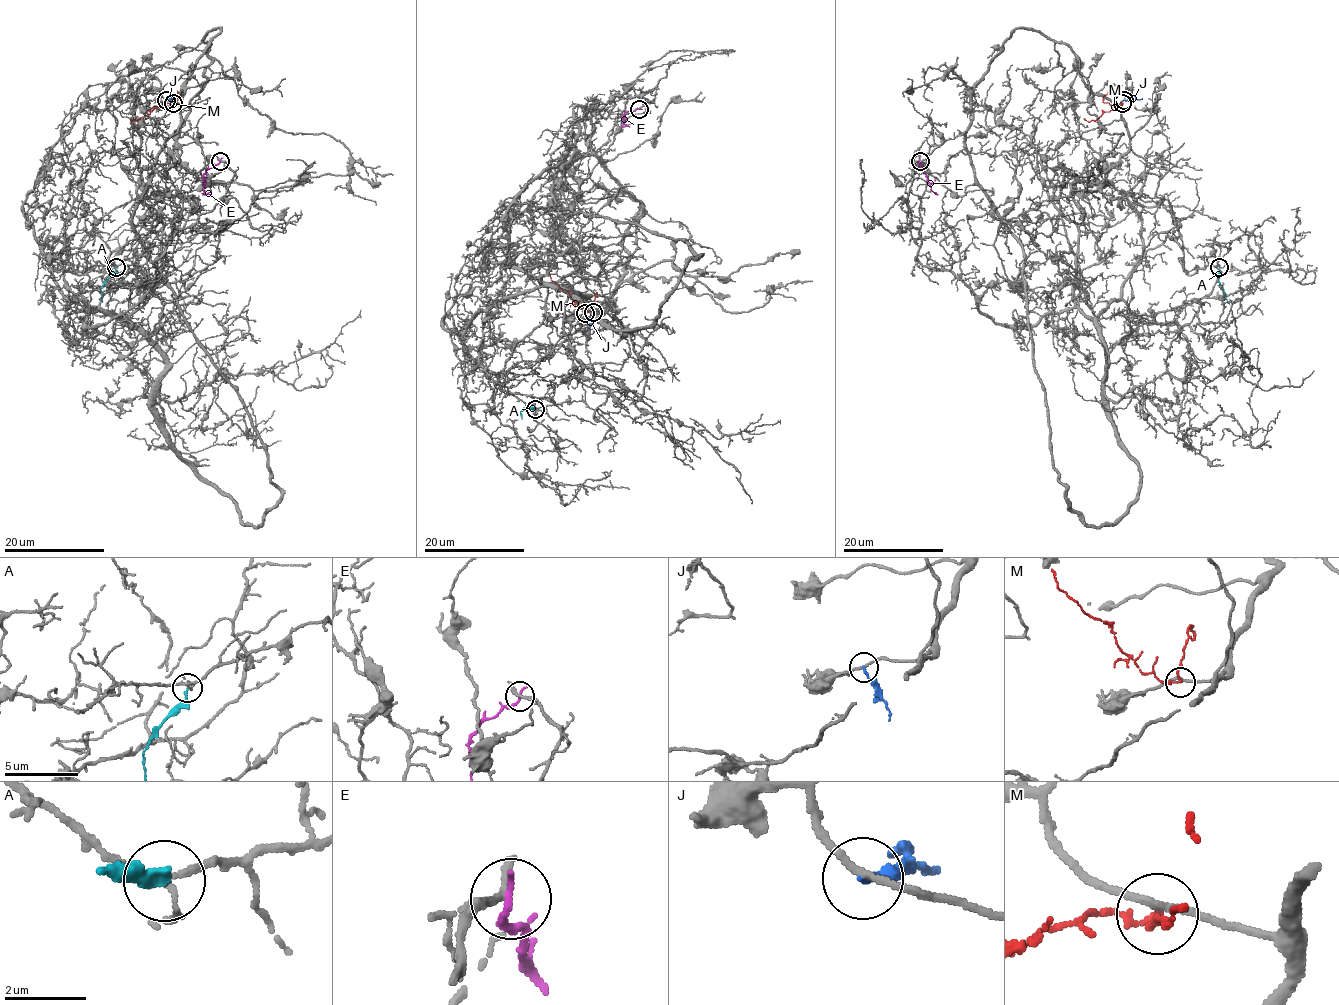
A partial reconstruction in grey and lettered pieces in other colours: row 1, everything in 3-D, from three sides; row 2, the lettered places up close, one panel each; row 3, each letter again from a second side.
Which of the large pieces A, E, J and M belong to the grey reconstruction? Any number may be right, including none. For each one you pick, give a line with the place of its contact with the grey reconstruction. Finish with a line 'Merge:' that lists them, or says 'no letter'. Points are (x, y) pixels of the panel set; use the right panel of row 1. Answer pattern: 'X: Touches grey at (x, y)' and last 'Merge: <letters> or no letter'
Merge: no letter

